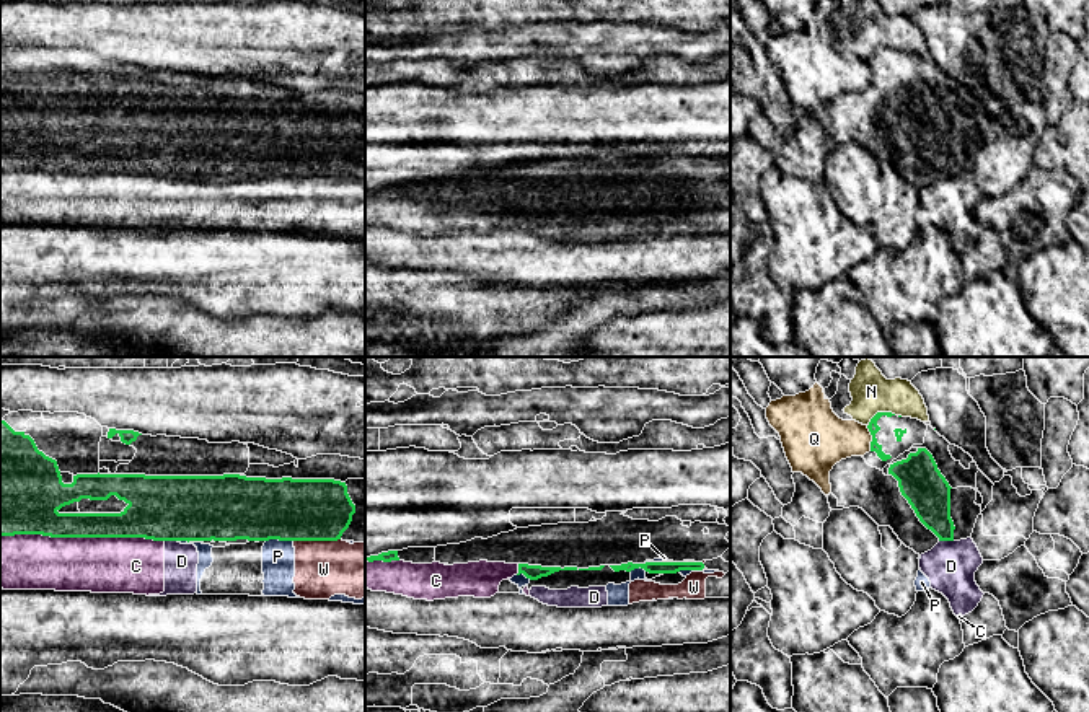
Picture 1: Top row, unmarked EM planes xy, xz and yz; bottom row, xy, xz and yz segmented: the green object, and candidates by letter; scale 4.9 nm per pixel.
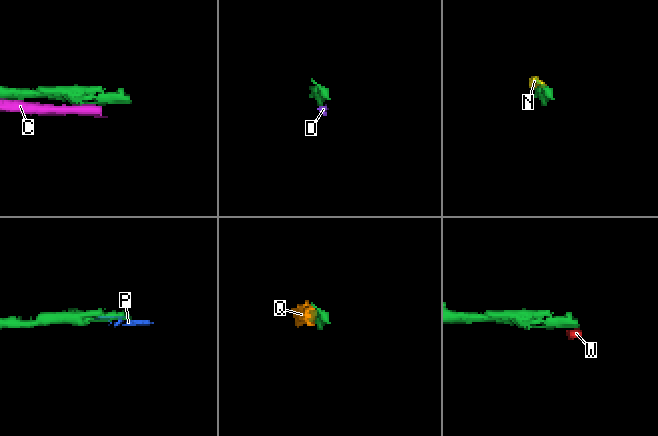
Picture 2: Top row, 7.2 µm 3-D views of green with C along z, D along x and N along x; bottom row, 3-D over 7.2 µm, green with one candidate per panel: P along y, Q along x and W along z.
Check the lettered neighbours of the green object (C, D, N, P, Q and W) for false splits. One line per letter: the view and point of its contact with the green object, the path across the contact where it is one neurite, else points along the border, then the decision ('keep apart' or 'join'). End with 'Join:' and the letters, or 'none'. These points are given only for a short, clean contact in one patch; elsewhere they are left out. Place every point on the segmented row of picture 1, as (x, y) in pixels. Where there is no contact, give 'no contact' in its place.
C: contact xy (82, 536); keep apart
D: contact yz (946, 540); border yz (939, 540), (952, 541); keep apart
N: contact yz (879, 413); keep apart
P: contact xy (279, 540); keep apart
Q: contact yz (872, 439); keep apart
W: contact xy (317, 540); keep apart
Join: none

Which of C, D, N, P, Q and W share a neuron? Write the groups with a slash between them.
C D P W / N / Q

